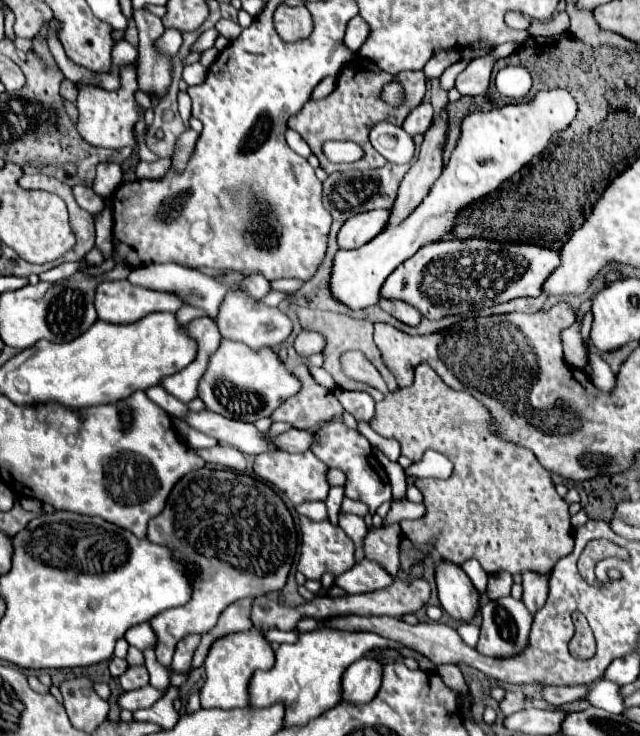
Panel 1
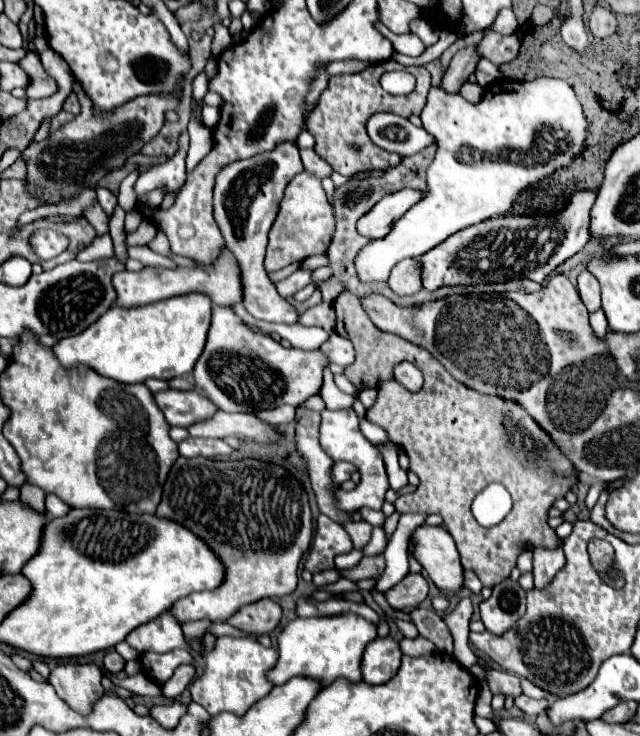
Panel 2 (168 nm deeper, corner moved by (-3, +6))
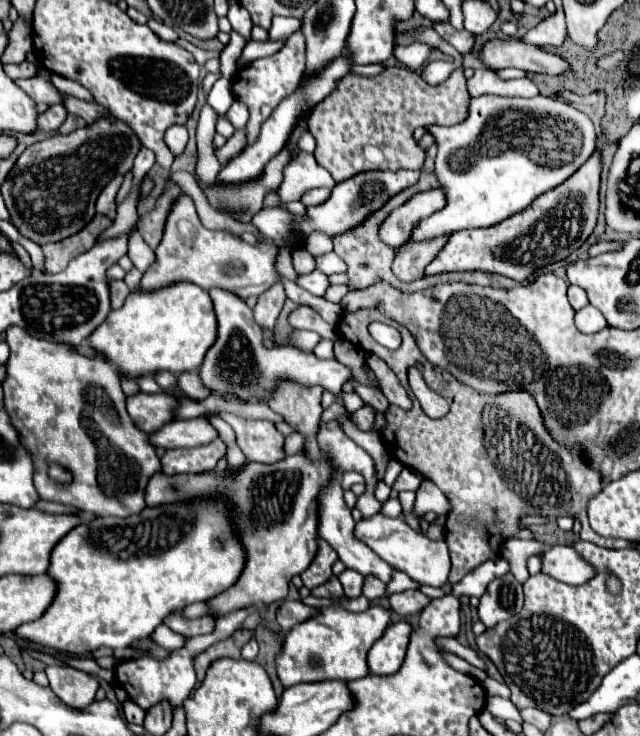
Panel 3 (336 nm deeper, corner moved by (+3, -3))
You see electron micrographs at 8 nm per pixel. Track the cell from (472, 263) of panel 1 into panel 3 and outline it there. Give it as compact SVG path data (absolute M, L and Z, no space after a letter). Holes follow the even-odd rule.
M596 149L590 159L570 177L566 183L542 193L524 211L508 217L486 229L462 229L450 235L448 245L426 267L426 275L444 271L494 271L510 277L518 283L530 279L530 275L550 263L566 259L574 253L594 231L598 219L598 191L602 173L602 151Z

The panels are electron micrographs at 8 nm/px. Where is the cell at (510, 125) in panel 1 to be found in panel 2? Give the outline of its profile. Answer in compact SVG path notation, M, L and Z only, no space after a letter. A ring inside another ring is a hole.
M536 78L532 82L496 80L486 88L484 98L478 104L472 104L460 96L444 94L440 86L436 86L430 90L424 108L426 114L420 114L424 130L428 130L438 142L436 158L426 172L428 188L422 200L414 204L384 238L372 240L356 254L356 272L364 284L386 282L390 270L400 260L428 252L458 230L488 218L502 216L512 208L520 190L540 182L544 176L550 176L556 168L568 166L572 158L584 150L588 124L582 114L582 106L574 94L574 88L558 78Z

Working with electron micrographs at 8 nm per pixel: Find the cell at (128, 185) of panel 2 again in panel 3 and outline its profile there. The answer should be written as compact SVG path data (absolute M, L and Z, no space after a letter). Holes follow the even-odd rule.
M132 235L130 237L130 249L128 249L128 257L134 263L134 267L138 271L146 271L150 263L154 263L154 251L148 249L148 245L144 245L144 239L140 235Z

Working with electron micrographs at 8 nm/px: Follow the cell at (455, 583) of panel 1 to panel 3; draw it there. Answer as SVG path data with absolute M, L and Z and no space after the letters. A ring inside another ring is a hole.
M376 513L372 517L362 517L354 527L354 537L366 543L380 559L384 559L394 569L406 573L410 579L418 581L420 585L432 585L432 587L444 587L450 573L450 555L448 545L444 539L430 541L426 535L416 533L408 527L408 523L402 517L386 517L382 513Z

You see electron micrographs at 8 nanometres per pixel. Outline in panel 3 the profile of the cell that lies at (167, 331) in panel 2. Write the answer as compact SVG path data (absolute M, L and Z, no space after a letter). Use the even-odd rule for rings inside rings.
M178 281L156 291L130 293L124 307L112 311L98 331L90 335L90 345L104 353L118 371L138 377L160 369L172 373L196 369L216 337L218 321L208 291L190 281Z

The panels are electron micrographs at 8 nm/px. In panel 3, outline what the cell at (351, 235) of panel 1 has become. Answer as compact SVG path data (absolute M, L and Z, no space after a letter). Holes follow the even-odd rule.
M442 187L414 195L410 201L406 201L406 205L398 207L386 219L386 223L382 223L382 231L380 231L382 241L390 243L390 247L404 245L410 239L416 223L434 215L444 205L446 205L446 191Z

